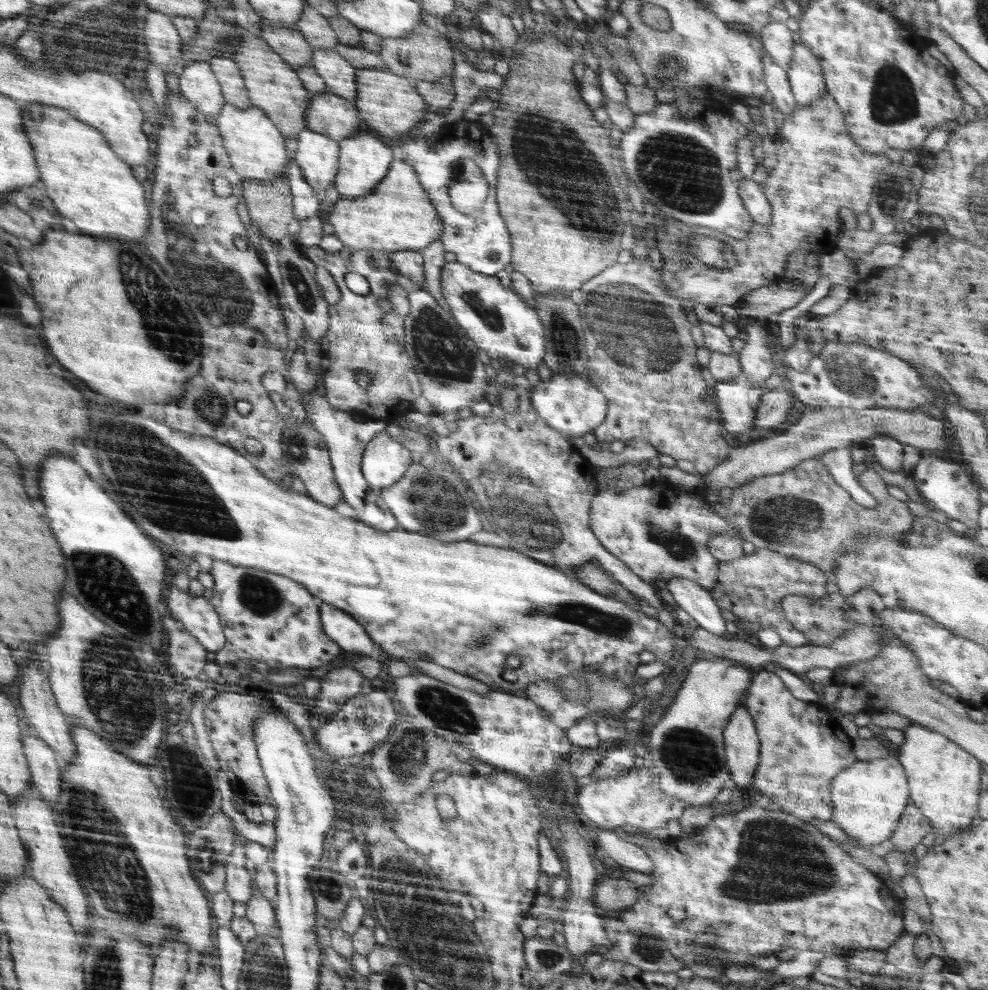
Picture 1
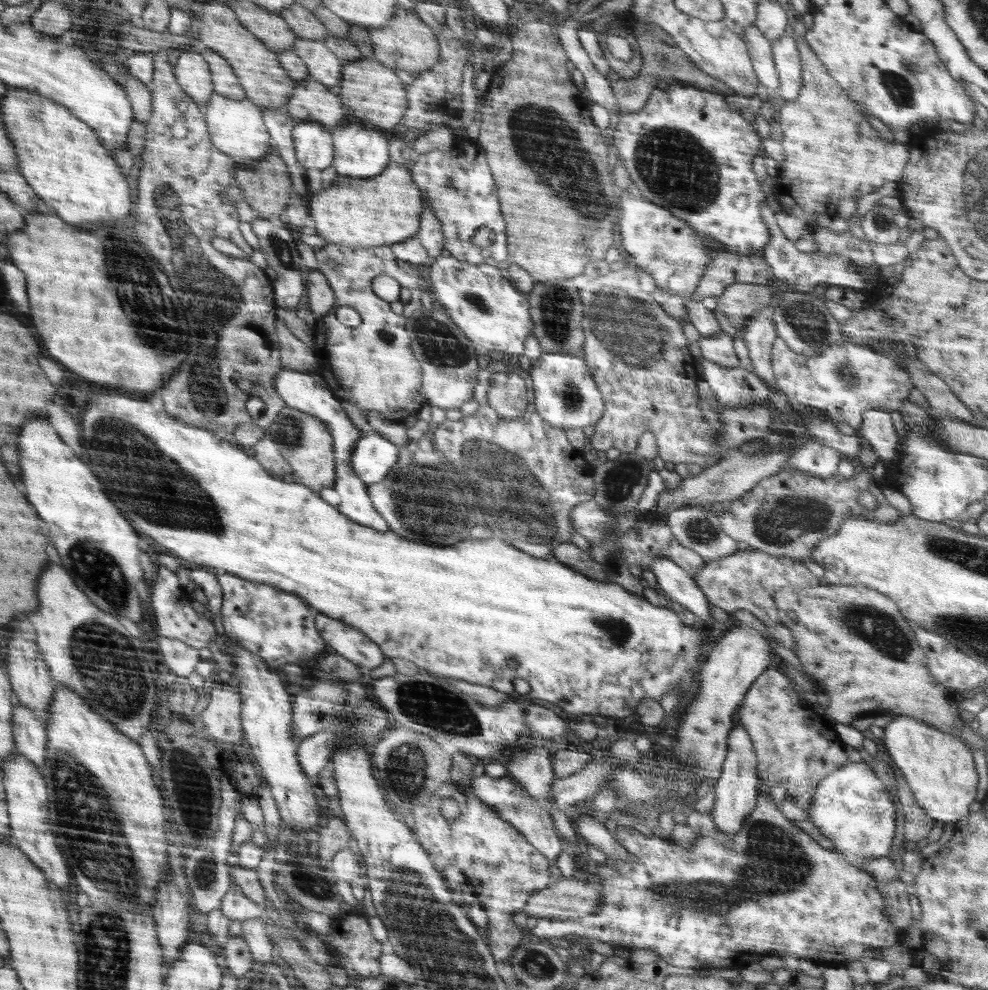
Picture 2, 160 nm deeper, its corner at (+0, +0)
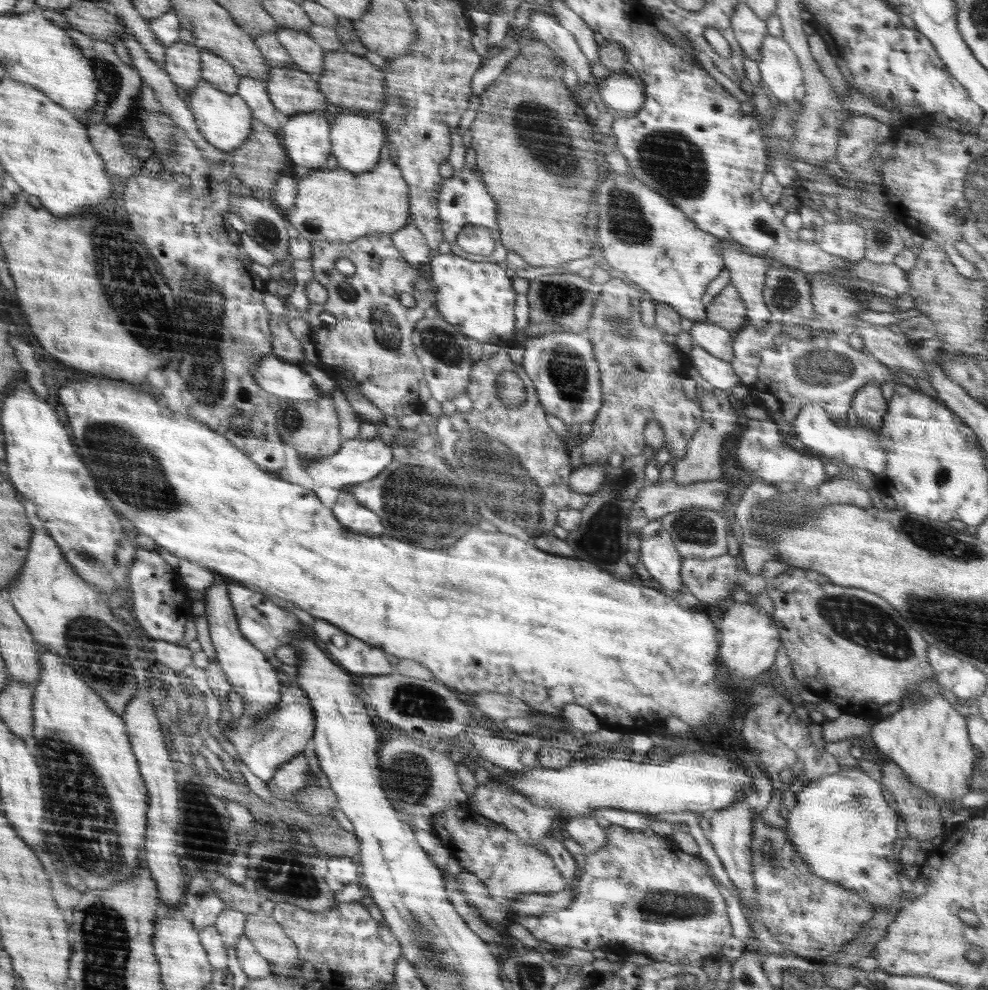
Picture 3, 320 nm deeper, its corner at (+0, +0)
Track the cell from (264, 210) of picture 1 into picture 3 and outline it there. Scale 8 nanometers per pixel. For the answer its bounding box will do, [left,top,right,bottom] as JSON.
[231,119,287,200]

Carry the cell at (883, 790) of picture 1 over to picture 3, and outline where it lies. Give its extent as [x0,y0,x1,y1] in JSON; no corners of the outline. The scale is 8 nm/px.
[783,766,904,908]

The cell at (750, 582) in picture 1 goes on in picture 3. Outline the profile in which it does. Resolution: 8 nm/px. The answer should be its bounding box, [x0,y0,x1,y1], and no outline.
[680,554,769,605]

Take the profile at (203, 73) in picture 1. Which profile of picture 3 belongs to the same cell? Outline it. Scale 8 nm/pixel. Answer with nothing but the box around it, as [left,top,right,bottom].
[166,42,202,90]

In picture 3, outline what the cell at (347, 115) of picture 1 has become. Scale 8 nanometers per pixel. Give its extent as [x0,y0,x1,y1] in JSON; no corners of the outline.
[264,66,329,117]

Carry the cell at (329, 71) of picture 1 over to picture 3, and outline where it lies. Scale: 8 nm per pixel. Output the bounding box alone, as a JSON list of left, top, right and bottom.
[274,27,325,76]

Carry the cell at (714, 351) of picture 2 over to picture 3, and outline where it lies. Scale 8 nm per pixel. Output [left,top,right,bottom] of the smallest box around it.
[689,321,734,362]

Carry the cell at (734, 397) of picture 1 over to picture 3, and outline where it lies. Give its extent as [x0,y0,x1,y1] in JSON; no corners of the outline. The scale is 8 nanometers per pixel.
[686,343,744,392]

